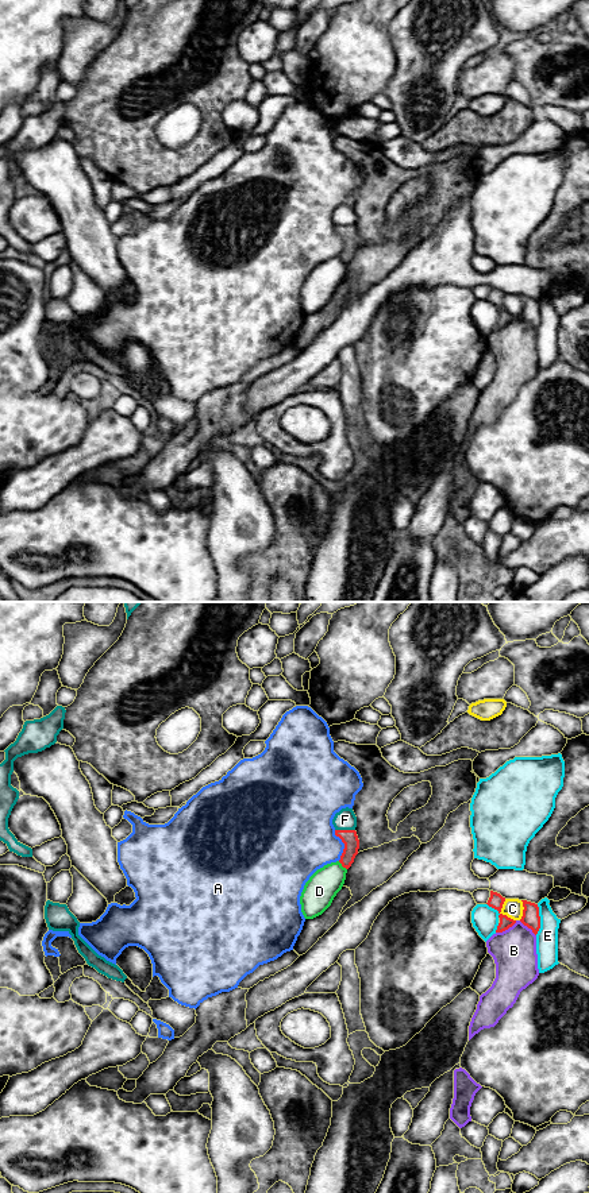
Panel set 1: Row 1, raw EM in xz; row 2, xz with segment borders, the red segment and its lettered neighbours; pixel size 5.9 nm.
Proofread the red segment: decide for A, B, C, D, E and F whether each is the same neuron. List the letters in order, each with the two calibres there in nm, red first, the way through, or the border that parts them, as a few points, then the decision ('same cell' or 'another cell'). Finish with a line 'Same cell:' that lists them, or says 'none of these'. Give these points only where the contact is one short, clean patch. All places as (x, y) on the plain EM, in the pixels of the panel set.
A: 100 nm thick on the red side, 380 nm on the other; another cell
B: 90 nm thick on the red side, 260 nm on the other; another cell
C: 90 nm thick on the red side, 110 nm on the other; another cell
D: 100 nm thick on the red side, 190 nm on the other; border along xz (338, 257), (346, 265); another cell
E: 100 nm thick on the red side, 130 nm on the other; another cell
F: 100 nm thick on the red side, 120 nm on the other; another cell
Same cell: none of these

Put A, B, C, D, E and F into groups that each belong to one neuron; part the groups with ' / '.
A / B / C / D / E / F

